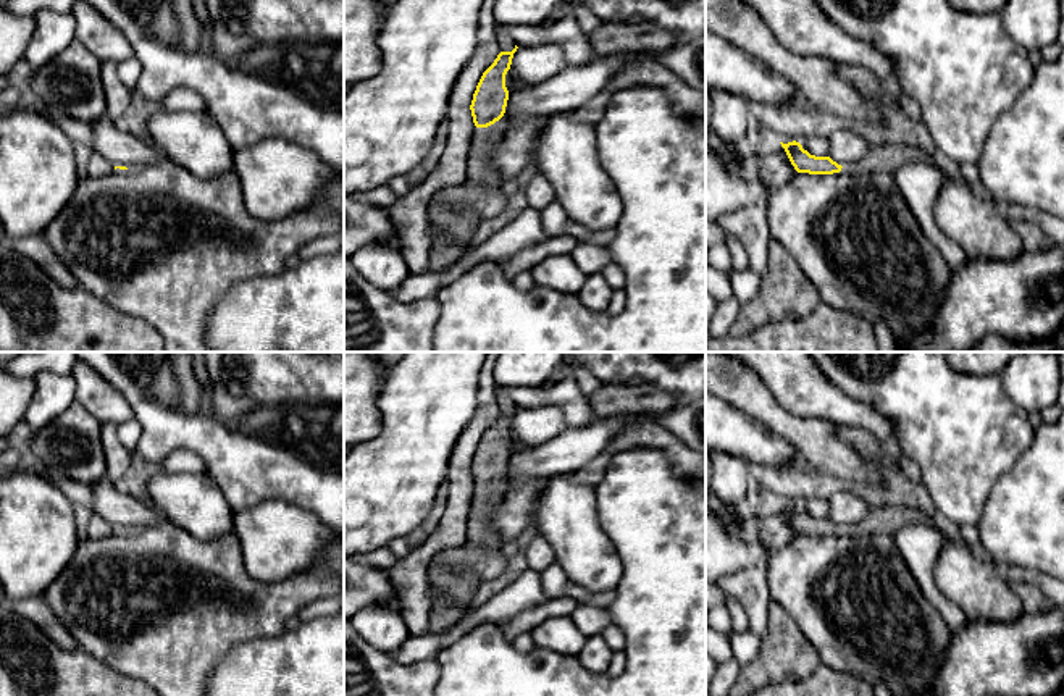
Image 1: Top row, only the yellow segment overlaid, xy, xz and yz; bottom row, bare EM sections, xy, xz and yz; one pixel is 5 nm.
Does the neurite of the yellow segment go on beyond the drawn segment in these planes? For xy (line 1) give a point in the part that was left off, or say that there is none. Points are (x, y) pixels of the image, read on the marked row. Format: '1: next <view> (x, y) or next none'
1: next none

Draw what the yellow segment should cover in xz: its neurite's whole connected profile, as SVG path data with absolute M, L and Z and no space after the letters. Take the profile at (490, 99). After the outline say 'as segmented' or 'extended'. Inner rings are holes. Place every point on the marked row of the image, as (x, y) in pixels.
M515 45L512 52L501 52L497 55L494 63L483 73L473 94L470 110L476 129L467 158L465 182L489 189L501 187L501 176L489 166L496 142L492 124L505 113L509 100L505 74L510 69L517 48Z; extended

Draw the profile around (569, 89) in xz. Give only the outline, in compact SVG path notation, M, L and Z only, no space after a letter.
M639 53L596 57L583 65L568 65L544 82L510 92L504 116L488 128L501 129L510 123L573 111L602 90L626 61L636 55Z

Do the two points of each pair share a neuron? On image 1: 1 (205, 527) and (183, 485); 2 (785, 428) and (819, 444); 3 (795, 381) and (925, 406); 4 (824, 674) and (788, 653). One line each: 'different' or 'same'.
1: same
2: same
3: different
4: different

